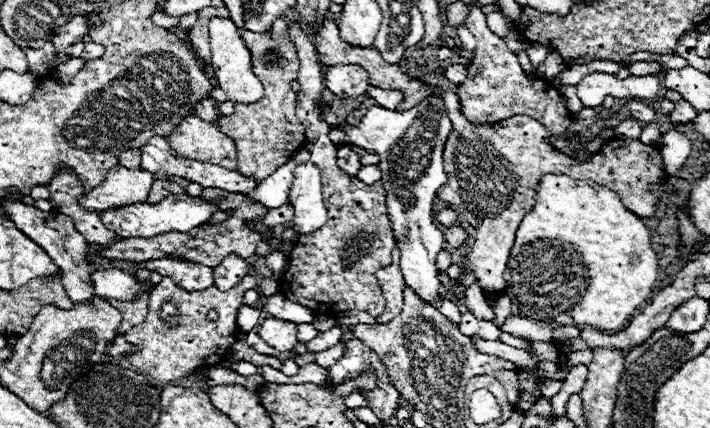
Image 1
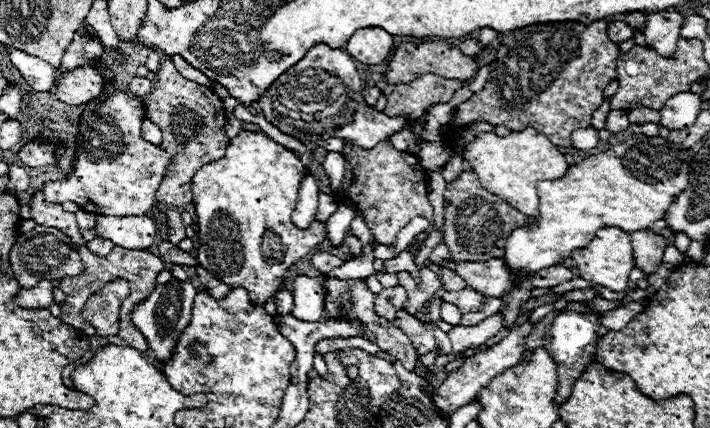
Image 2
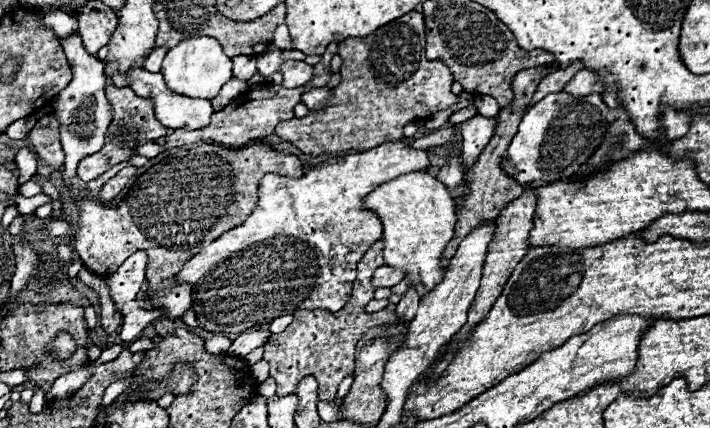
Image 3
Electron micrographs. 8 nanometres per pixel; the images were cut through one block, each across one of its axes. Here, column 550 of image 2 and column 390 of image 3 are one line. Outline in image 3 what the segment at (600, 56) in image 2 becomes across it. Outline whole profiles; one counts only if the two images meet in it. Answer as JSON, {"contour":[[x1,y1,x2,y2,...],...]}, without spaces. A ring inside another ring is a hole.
{"contour":[[410,12,402,18,396,18,394,22,388,22,386,26,380,26,376,32,364,36,364,38,346,38,338,42,338,56,342,58,340,68,340,84,330,90,330,98,326,106,318,112,310,110,304,118,292,118,276,126,276,134,294,144,304,154,320,156,330,152,364,152,370,150,382,142,396,142,402,138,402,130,408,122,426,120,438,110,450,108,456,104,456,98,450,92,450,86,454,82,450,70,442,62,428,62,424,56,420,56,418,64,418,52,424,52,426,44,426,32,424,32,424,16,420,12]]}

